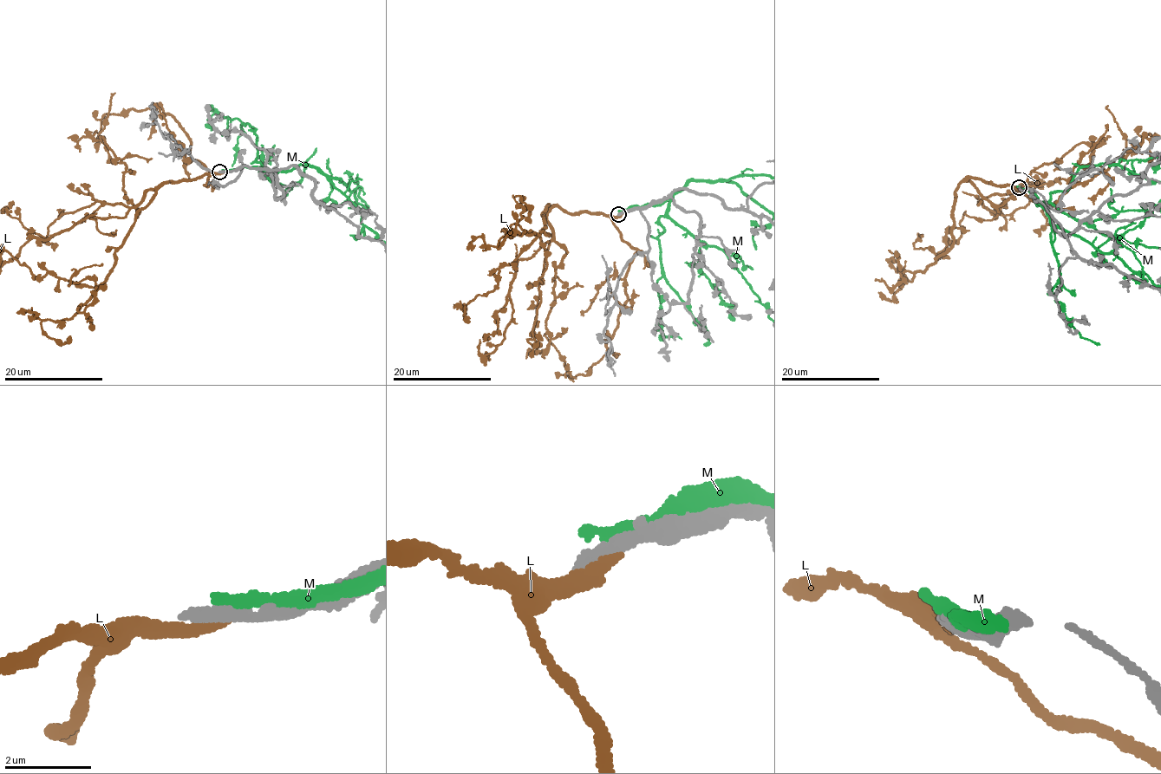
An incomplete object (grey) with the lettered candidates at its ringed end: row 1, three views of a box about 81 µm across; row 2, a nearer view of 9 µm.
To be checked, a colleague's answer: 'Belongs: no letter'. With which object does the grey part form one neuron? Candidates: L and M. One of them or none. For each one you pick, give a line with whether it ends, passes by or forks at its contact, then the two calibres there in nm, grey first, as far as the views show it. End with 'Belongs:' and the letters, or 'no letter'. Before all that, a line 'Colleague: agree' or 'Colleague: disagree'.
Colleague: agree
Belongs: no letter

